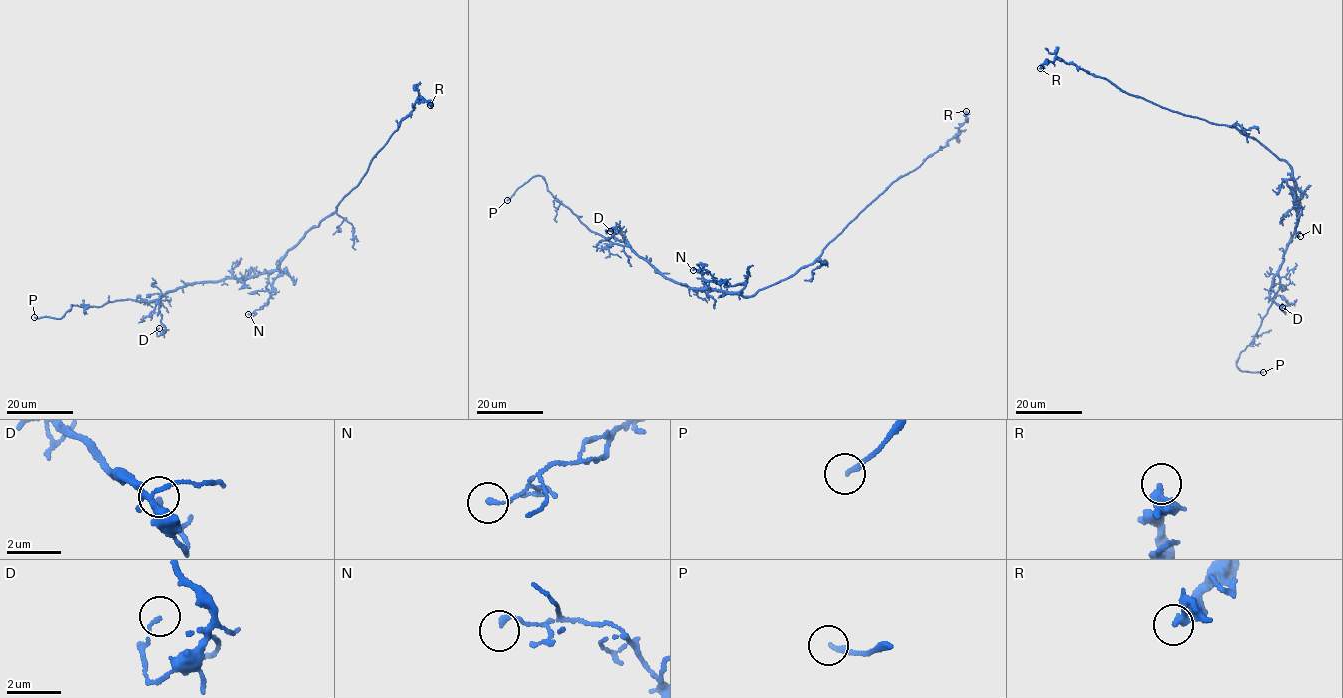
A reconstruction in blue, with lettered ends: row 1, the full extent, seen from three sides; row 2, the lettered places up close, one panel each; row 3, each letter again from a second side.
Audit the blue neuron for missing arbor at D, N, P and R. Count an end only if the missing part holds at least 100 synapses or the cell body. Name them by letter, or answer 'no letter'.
P

